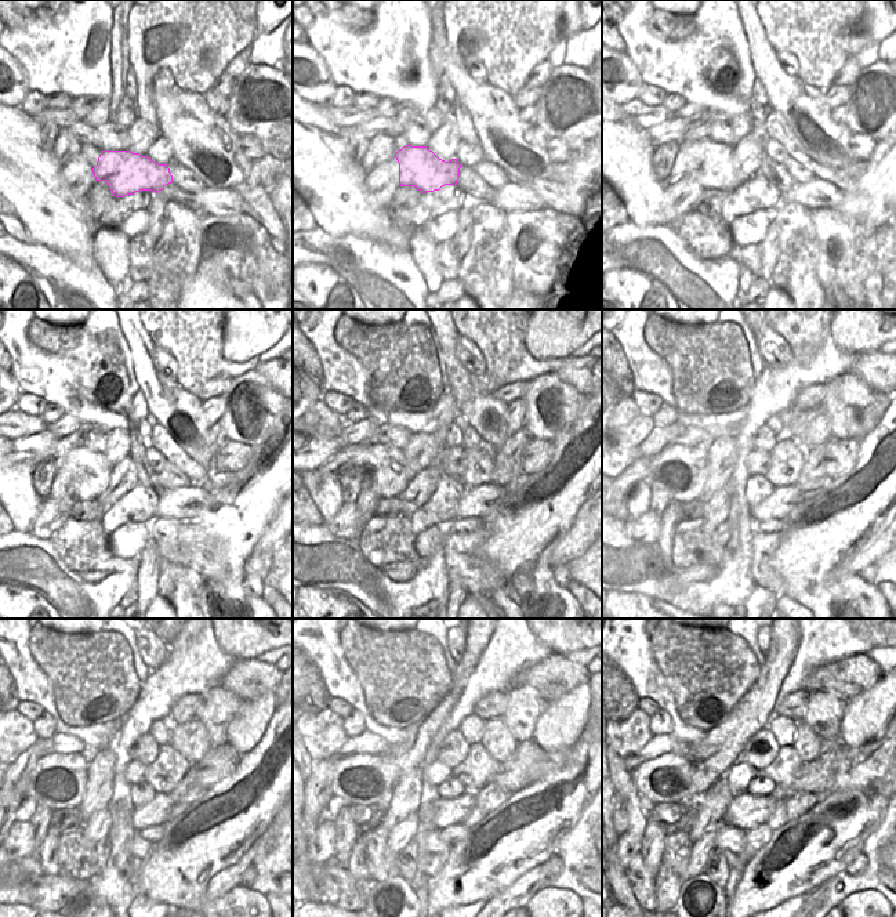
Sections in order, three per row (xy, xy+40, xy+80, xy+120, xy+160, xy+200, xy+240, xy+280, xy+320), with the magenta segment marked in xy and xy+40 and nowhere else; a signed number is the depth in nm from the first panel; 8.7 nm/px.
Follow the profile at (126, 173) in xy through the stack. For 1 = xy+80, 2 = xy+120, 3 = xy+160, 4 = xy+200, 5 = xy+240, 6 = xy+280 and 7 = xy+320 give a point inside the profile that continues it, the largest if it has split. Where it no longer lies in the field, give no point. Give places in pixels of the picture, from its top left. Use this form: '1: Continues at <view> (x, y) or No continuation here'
1: Continues at xy+80 (715, 165)
2: Continues at xy+120 (93, 468)
3: Continues at xy+160 (390, 460)
4: Continues at xy+200 (674, 456)
5: Continues at xy+240 (76, 767)
6: Continues at xy+280 (378, 765)
7: Continues at xy+320 (645, 787)

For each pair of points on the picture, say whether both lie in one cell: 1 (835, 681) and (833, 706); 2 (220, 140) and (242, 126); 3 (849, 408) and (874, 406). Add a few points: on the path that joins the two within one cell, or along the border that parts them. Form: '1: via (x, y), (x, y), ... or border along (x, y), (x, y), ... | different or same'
1: border along (811, 691), (827, 691), (845, 702) | different
2: border along (224, 118), (239, 136) | different
3: border along (877, 394), (864, 408), (860, 417), (862, 437) | different

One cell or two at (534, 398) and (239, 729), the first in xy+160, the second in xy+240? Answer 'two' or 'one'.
two

